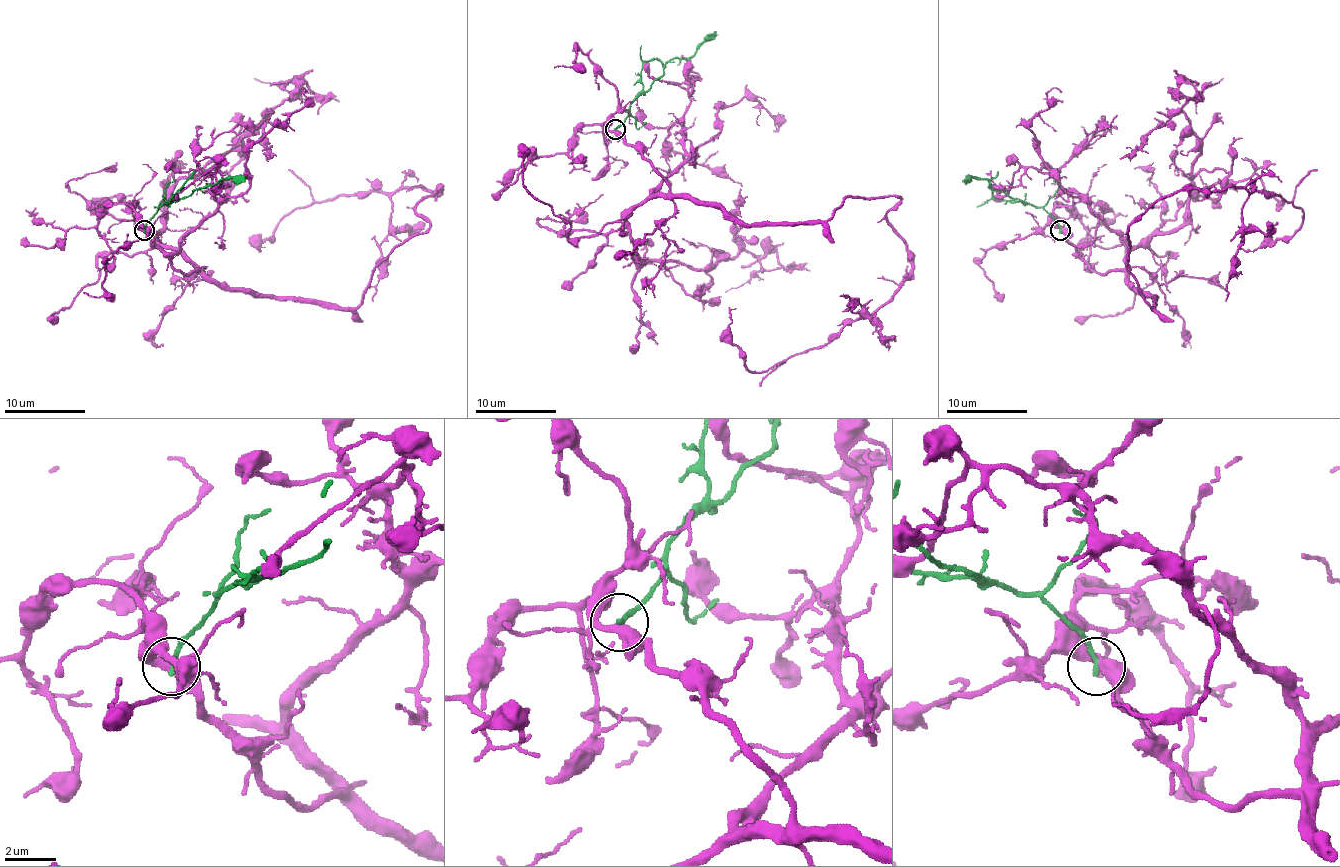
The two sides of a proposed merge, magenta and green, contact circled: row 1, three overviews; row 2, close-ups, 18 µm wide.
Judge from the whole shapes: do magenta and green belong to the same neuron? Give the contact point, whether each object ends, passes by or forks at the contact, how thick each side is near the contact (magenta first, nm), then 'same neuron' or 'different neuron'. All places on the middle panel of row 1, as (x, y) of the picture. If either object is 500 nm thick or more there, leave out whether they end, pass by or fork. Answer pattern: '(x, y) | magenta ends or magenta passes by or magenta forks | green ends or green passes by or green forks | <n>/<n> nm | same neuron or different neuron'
(615, 129) | magenta passes by | green ends | 400/190 nm | different neuron

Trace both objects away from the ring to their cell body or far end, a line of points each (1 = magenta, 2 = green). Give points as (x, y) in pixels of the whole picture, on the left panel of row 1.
1: (143, 229), (182, 274), (355, 308), (375, 268), (430, 223), (416, 207), (440, 189), (297, 207), (264, 247)
2: (143, 229), (159, 207), (188, 197), (196, 189), (246, 175)

